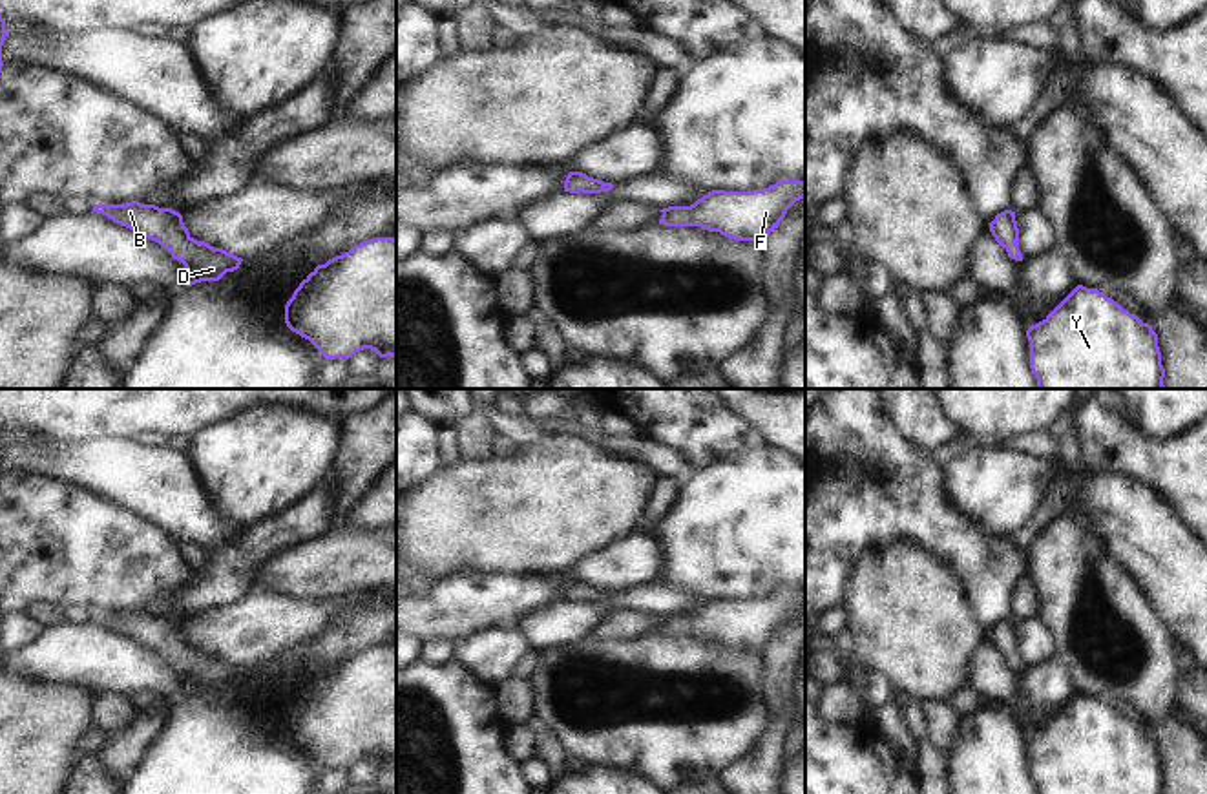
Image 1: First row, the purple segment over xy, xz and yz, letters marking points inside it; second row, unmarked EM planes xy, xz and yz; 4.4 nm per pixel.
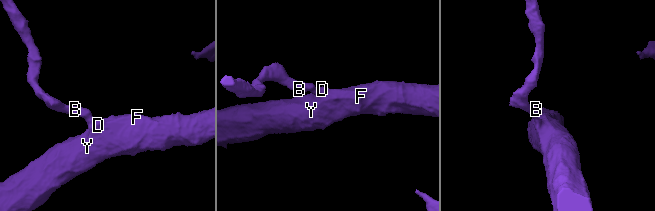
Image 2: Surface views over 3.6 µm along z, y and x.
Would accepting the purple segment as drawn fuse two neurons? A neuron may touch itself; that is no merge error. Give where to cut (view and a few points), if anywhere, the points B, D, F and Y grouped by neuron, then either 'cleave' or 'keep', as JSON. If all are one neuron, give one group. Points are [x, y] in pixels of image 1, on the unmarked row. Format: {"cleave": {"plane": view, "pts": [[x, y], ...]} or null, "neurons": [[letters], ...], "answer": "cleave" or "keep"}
{"cleave": null, "neurons": [["B", "D", "F", "Y"]], "answer": "keep"}

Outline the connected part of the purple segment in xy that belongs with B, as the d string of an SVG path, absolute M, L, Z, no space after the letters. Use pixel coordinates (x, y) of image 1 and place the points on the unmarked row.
M131 610L126 613L93 613L93 621L164 655L173 668L184 674L186 695L219 690L241 674L241 666L194 648L183 632L183 624L172 617Z

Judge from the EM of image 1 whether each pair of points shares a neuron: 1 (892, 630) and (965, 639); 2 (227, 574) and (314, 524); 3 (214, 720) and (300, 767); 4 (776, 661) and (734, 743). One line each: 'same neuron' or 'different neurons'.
1: same neuron
2: same neuron
3: same neuron
4: different neurons

